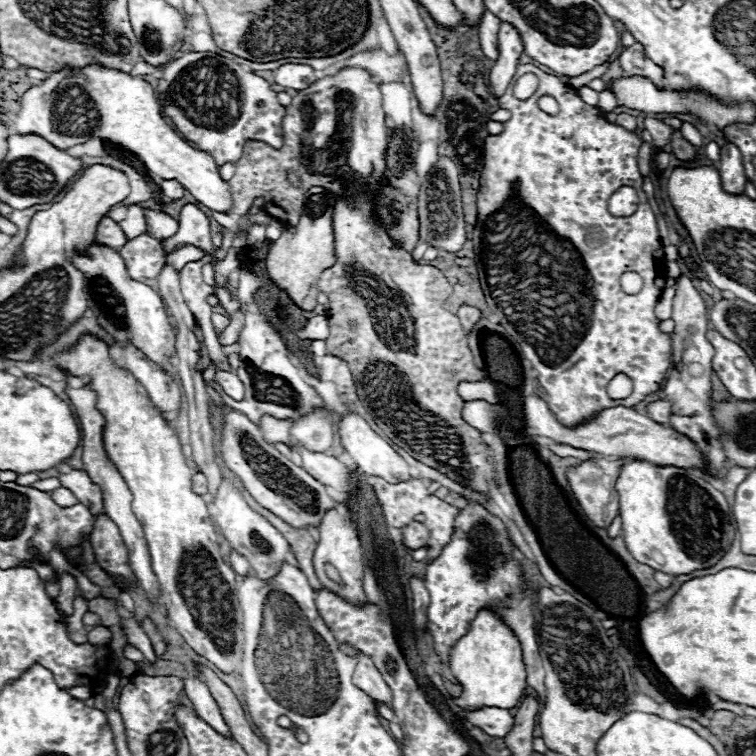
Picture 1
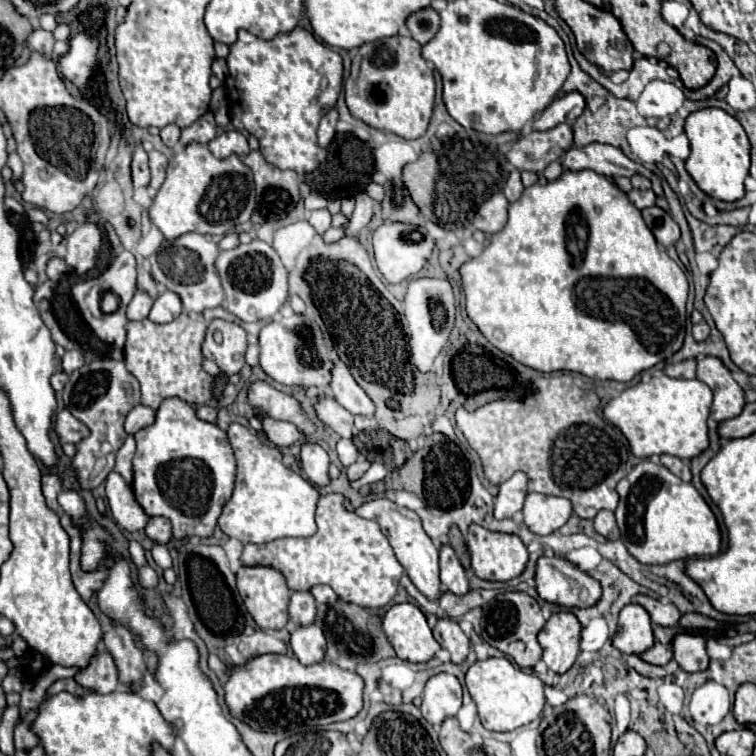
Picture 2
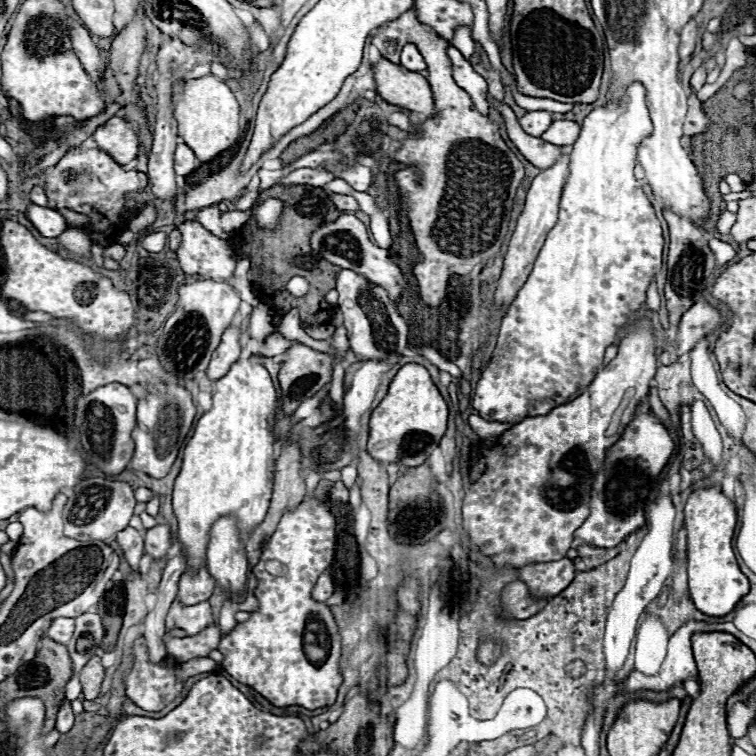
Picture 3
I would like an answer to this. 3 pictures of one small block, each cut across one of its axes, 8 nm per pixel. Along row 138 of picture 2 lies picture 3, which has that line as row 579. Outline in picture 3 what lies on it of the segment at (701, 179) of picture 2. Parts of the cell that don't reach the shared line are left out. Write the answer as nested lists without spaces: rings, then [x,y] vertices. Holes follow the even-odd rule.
[[[698,490],[692,492],[686,504],[686,532],[688,532],[688,586],[696,608],[708,616],[722,618],[750,592],[748,578],[740,572],[734,550],[732,536],[736,528],[736,510],[732,502],[718,490]]]

